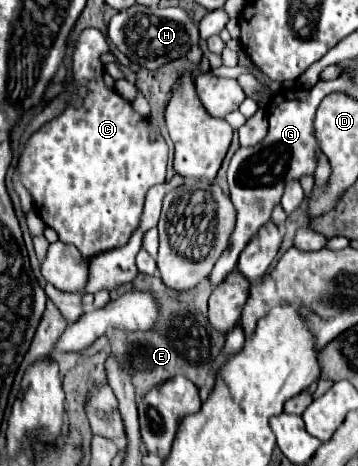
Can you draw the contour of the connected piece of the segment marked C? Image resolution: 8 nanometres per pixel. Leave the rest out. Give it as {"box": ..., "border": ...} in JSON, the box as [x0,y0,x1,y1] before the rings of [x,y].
{"box":[18,28,168,258],"border":[[[96,28],[84,30],[72,54],[74,60],[72,100],[58,118],[46,122],[40,130],[36,130],[30,136],[18,164],[20,182],[32,194],[34,208],[44,220],[44,224],[56,230],[62,242],[74,244],[86,258],[126,244],[126,240],[138,226],[146,192],[150,190],[150,186],[164,182],[168,160],[166,142],[164,140],[152,142],[148,138],[146,118],[136,114],[128,100],[124,100],[120,94],[116,94],[116,90],[110,90],[104,84],[102,80],[104,66],[100,62],[102,52],[108,52],[108,44],[102,32]]]}

